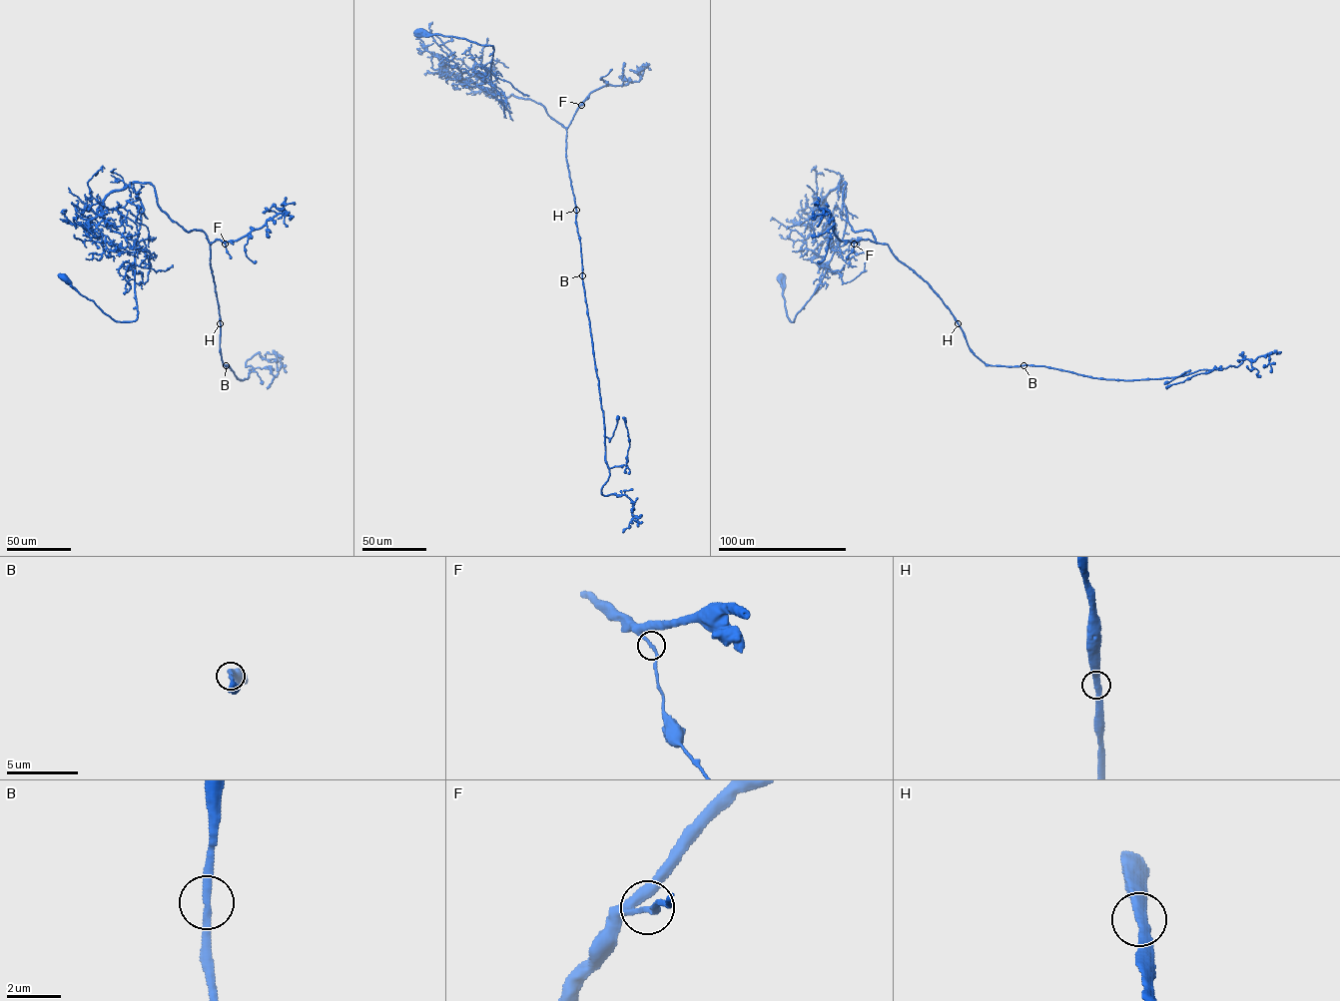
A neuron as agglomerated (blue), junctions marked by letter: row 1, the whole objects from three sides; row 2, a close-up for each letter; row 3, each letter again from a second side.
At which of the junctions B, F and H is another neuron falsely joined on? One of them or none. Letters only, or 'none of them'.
none of them

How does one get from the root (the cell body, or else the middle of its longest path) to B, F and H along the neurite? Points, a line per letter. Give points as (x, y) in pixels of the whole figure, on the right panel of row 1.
B: (780, 277), (793, 321), (843, 237), (844, 182), (852, 230), (870, 230), (928, 283), (972, 351), (1023, 365)
F: (780, 277), (793, 321), (843, 237), (844, 182), (847, 221), (854, 232), (870, 230), (876, 243), (854, 244)
H: (780, 277), (793, 321), (843, 237), (844, 182), (852, 230), (870, 230), (886, 244), (958, 323)

